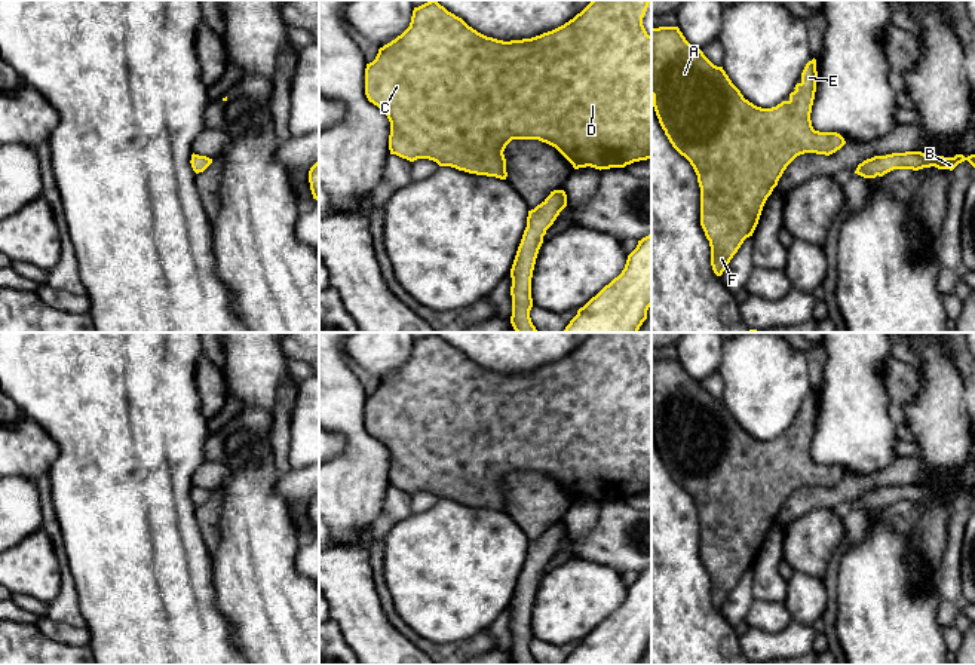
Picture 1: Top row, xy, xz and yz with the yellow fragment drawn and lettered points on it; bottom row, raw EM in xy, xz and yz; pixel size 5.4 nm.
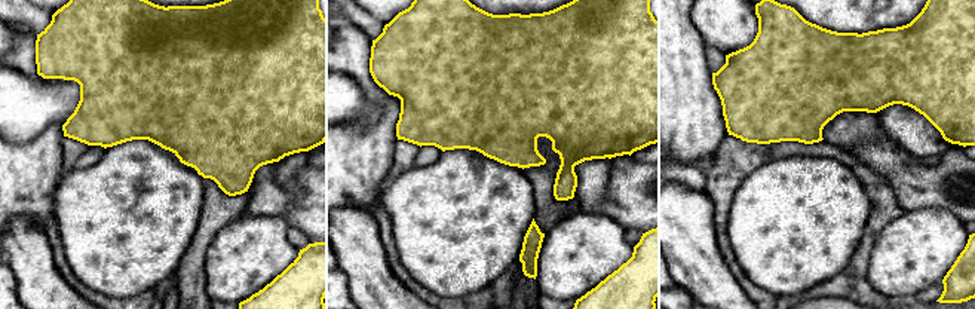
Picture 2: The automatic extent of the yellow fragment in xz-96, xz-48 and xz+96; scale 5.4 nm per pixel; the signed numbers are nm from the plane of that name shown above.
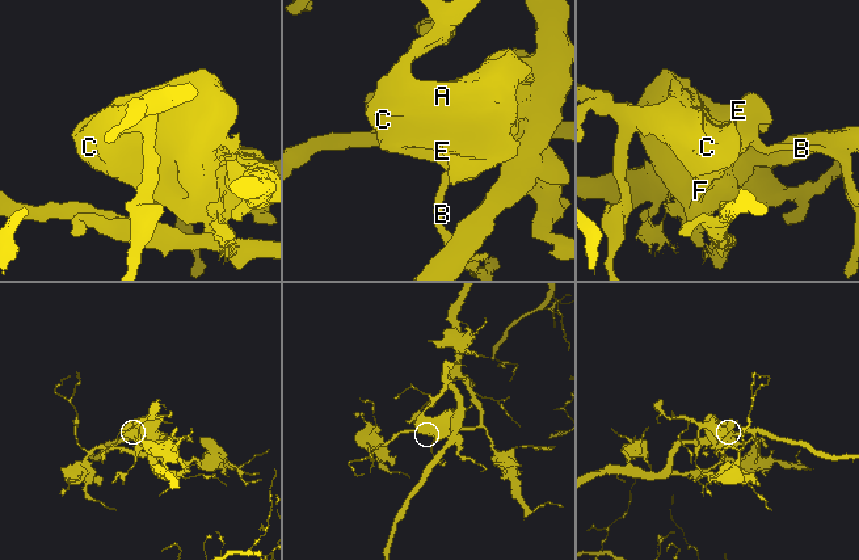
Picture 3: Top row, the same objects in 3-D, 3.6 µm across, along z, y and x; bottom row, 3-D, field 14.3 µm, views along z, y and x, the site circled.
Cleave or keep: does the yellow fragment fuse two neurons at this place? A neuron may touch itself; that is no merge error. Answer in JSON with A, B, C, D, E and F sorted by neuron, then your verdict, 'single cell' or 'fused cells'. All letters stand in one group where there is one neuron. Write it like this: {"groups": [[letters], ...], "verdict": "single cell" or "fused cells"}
{"groups": [["A", "C", "D", "E", "F"], ["B"]], "verdict": "fused cells"}

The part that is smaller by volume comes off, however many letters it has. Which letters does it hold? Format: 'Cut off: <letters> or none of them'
Cut off: A, C, D, E, F

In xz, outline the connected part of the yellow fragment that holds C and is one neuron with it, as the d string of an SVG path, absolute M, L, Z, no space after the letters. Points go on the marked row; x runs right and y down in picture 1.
M436 0L414 7L410 27L390 43L378 49L375 59L365 68L365 95L390 122L389 150L402 159L414 162L429 159L439 166L451 166L476 175L506 180L505 148L512 140L539 140L555 147L574 169L579 168L625 168L634 162L651 159L651 36L647 34L643 18L651 0L592 0L580 13L564 25L540 36L503 42L487 37L462 18L448 12Z

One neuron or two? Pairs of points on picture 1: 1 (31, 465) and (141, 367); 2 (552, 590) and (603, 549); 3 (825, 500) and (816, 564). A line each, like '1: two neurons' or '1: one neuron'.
1: two neurons
2: two neurons
3: two neurons

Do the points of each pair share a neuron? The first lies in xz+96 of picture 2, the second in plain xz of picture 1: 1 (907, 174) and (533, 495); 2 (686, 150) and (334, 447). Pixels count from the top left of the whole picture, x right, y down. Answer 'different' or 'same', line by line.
1: different
2: different

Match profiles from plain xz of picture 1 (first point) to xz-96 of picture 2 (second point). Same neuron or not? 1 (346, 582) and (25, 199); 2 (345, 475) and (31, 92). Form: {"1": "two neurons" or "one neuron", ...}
{"1": "two neurons", "2": "two neurons"}

